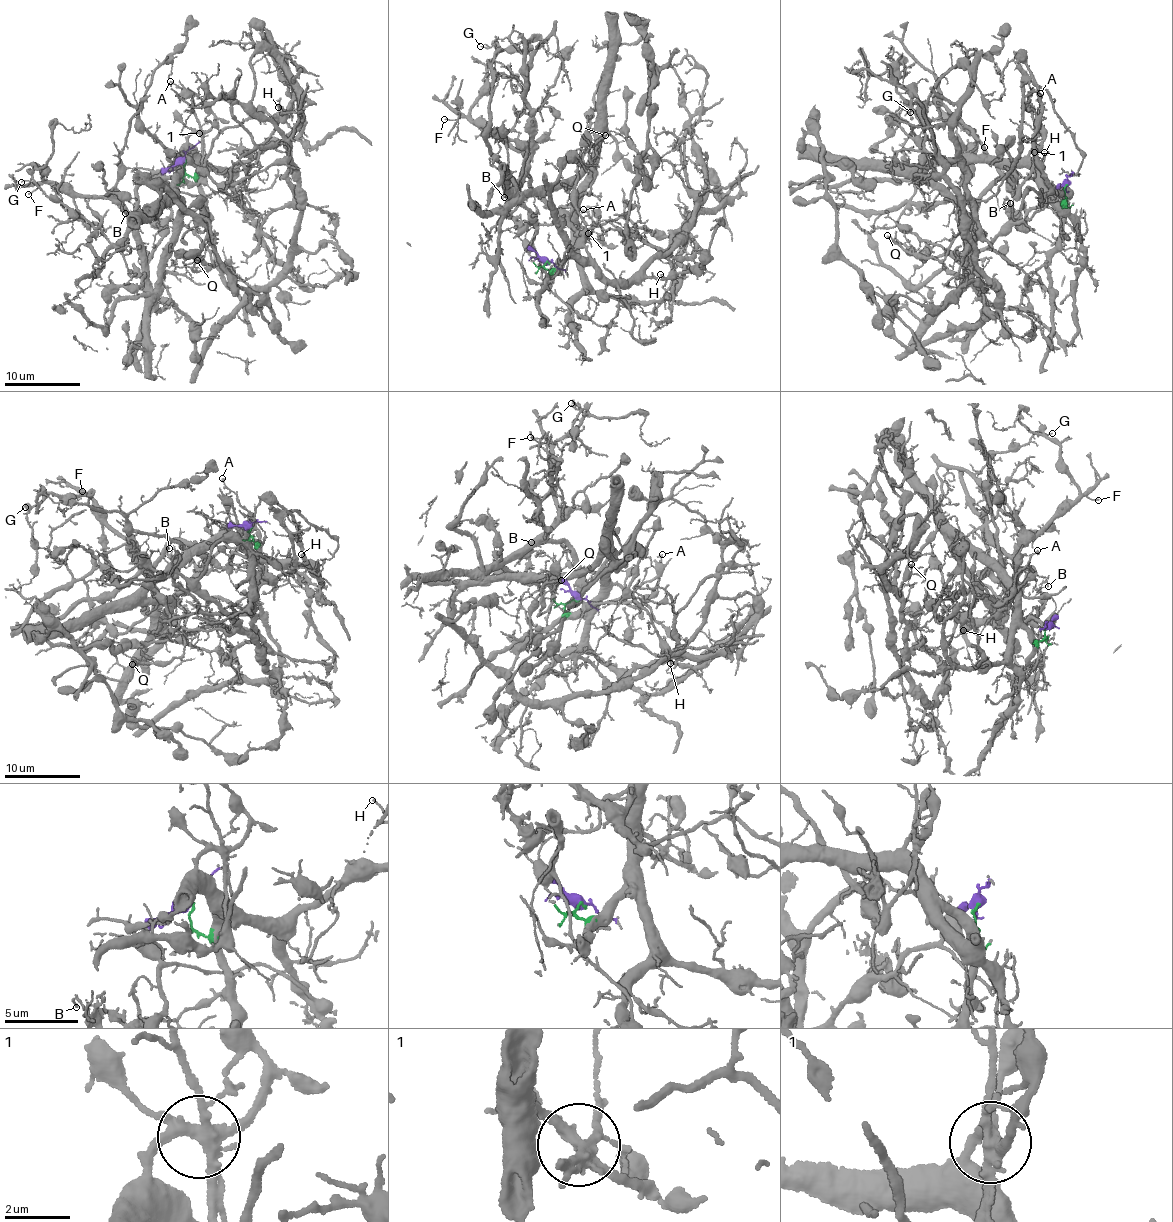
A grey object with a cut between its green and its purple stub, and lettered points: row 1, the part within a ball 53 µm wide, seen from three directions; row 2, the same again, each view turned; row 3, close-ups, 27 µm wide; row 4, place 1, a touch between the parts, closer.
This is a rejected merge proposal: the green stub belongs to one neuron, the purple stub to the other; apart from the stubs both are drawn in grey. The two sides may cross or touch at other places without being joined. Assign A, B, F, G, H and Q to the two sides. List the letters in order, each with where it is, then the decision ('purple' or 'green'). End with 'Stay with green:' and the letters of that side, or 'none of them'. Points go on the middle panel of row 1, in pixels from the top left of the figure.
A: place (583, 209); green
B: place (504, 197); purple
F: place (444, 119); purple
G: place (480, 46); purple
H: place (660, 274); green
Q: place (605, 135); green
Stay with green: A, H, Q

